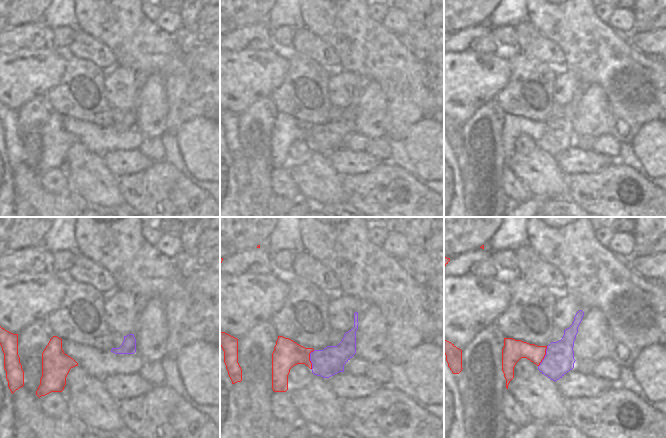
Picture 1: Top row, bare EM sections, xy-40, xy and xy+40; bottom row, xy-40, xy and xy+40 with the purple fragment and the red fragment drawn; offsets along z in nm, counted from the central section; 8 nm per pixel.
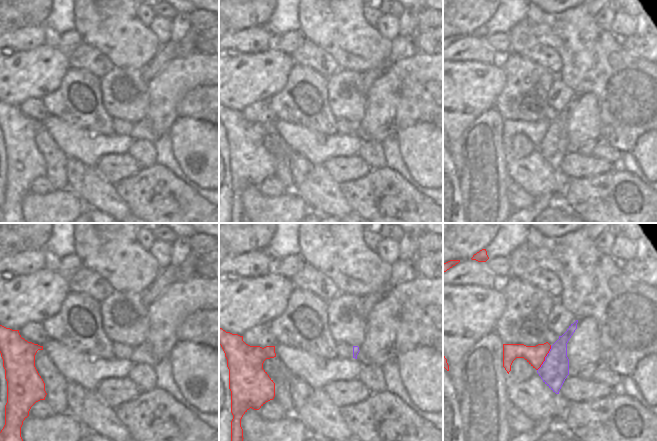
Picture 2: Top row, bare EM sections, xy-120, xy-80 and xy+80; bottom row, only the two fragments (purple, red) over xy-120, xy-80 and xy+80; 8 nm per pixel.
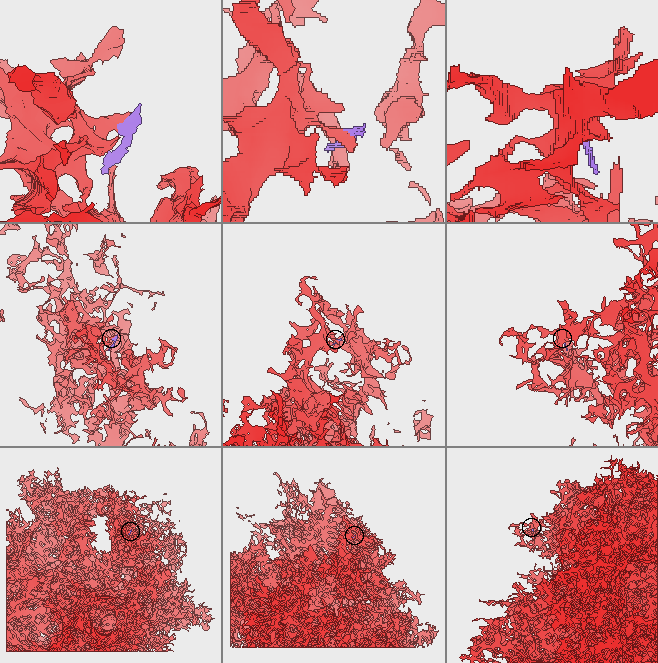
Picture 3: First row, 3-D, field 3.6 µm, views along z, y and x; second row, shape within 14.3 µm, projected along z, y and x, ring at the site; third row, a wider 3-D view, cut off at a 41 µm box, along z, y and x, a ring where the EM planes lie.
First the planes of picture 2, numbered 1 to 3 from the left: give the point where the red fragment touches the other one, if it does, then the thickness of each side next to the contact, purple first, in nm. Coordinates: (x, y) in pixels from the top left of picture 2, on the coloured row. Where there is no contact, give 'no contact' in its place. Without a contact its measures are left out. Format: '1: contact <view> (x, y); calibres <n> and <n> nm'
1: no contact
2: no contact
3: contact xy+80 (545, 358); calibres 220 and 160 nm

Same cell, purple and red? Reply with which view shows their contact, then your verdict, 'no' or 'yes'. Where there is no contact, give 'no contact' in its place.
xy | no

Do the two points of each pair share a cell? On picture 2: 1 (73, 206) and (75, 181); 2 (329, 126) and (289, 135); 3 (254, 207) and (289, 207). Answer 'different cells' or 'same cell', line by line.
1: different cells
2: different cells
3: same cell

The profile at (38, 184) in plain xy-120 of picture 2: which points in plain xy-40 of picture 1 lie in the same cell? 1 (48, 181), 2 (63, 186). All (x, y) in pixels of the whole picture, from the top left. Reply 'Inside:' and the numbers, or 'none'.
Inside: 1, 2

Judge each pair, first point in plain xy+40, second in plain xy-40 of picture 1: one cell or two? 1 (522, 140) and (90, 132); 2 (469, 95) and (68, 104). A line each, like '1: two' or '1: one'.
1: two
2: two

